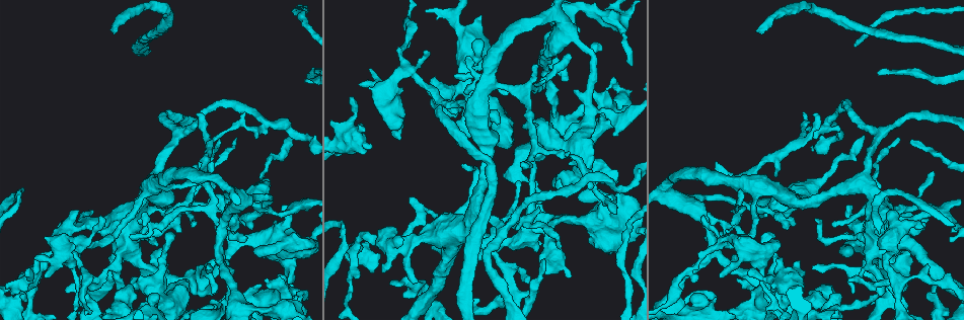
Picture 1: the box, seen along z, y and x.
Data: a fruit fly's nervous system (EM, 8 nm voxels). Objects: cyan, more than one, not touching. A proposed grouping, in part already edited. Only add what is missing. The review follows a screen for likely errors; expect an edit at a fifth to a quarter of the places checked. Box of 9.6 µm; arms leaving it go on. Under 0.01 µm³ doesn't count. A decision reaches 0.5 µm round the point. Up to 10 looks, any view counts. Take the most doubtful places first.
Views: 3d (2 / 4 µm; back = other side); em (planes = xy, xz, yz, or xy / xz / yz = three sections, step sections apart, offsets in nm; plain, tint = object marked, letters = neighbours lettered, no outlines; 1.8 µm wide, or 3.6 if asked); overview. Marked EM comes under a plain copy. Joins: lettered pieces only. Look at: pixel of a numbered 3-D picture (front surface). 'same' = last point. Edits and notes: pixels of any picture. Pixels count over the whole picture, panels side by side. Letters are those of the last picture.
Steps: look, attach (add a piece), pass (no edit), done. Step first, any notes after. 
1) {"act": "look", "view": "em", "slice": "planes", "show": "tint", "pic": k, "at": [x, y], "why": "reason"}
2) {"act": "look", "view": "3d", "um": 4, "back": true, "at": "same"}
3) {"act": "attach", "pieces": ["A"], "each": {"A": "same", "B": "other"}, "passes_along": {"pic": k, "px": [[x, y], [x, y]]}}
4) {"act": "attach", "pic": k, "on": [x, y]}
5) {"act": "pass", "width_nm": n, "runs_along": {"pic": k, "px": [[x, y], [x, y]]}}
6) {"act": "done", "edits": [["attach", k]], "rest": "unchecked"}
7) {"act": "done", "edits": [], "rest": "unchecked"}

{"act": "look", "view": "3d", "um": 2, "pic": 1, "at": [116, 32], "why": "long arm stops here"}

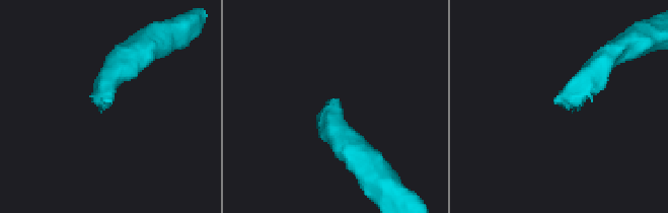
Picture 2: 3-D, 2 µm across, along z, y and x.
{"act": "look", "view": "em", "slice": "planes", "show": "letters", "pic": 2, "at": [555, 103], "why": "shape alone is not enough"}

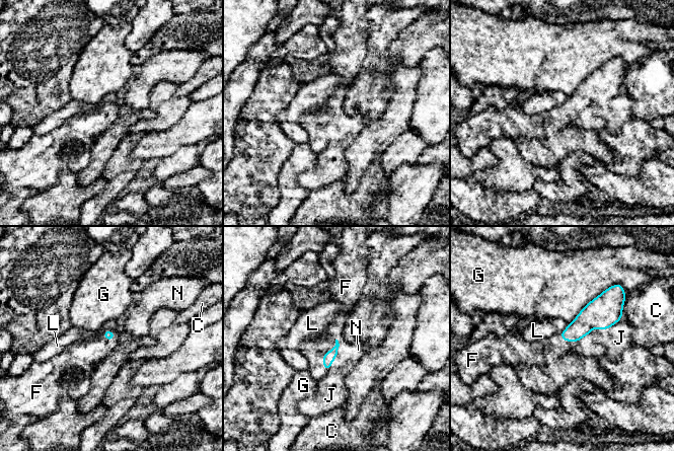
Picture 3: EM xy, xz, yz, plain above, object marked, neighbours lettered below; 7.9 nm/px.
{"act": "attach", "pieces": ["F"], "each": {"C": "other", "F": "same", "G": "other", "J": "other", "L": "other", "N": "other"}, "passes_along": {"pic": 3, "px": [[331, 355], [336, 355], [313, 350]]}, "found": "the neuron continues"}

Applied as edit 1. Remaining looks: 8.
{"act": "look", "view": "em", "slice": "xy", "step": 16, "show": "tint", "pic": 1, "at": [854, 225], "why": "sharp bend"}

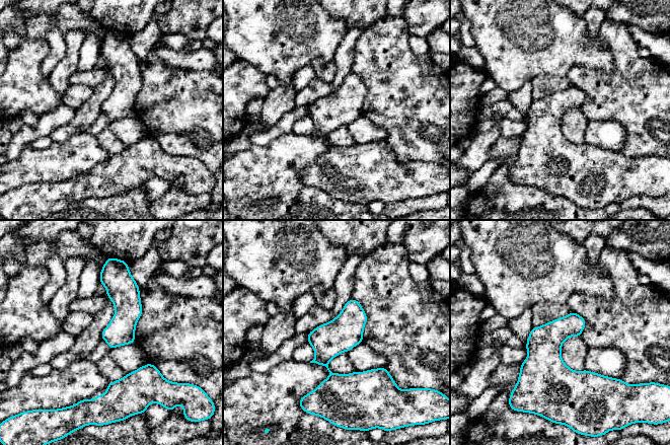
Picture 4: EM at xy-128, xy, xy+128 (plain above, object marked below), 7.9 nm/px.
{"act": "look", "view": "em", "slice": "planes", "show": "letters", "at": "same", "why": "cut it another way"}

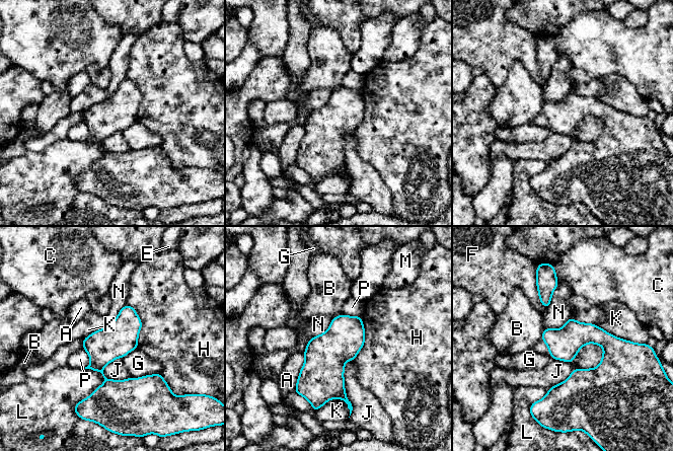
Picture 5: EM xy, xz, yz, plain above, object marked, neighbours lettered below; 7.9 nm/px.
{"act": "pass", "each": {"A": "other", "B": "other", "C": "other", "E": "other", "F": "other", "G": "other", "H": "other", "J": "other", "K": "other", "L": "other", "M": "other", "N": "other", "P": "other"}, "border": {"pic": 5, "px": [[332, 318], [324, 331], [308, 340]]}, "found": "no lettered piece goes on from it"}

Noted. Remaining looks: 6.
{"act": "done", "edits": [["attach", 3]], "rest": "unchecked"}

